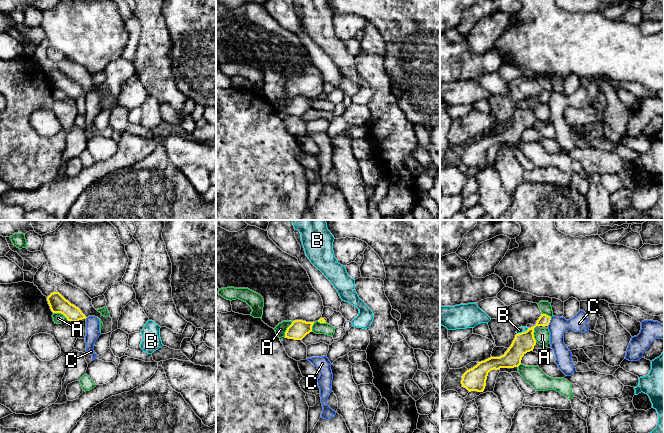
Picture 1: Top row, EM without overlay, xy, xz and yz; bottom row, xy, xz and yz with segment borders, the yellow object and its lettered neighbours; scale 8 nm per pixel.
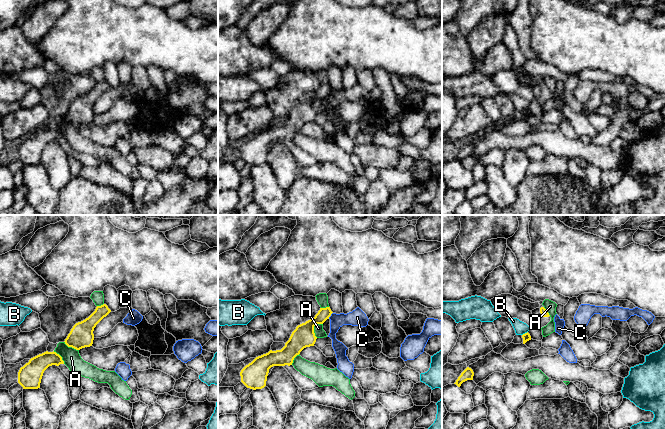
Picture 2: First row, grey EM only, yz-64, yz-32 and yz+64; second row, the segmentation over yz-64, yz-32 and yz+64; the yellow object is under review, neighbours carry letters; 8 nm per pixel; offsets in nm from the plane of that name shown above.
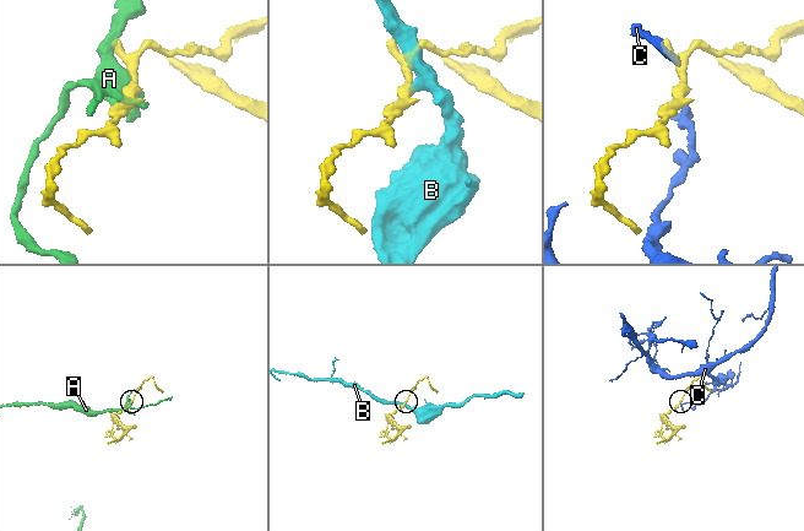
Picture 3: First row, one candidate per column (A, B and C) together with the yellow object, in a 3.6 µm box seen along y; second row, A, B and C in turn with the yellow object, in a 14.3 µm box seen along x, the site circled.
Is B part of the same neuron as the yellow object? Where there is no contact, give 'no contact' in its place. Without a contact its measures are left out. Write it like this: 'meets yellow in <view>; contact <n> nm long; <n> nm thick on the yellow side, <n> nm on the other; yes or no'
meets yellow in yz; contact 110 nm long; 170 nm thick on the yellow side, 50 nm on the other; no

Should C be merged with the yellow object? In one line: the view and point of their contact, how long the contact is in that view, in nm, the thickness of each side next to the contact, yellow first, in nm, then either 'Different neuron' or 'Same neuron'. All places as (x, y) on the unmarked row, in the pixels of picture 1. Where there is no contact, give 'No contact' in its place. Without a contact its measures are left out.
Touches yellow at yz (549, 97). Shared border 80 nm. Thickness 160 nm (yellow) against 150 nm. Different neuron

